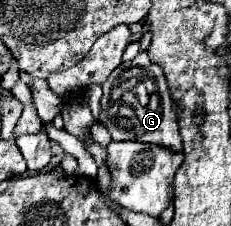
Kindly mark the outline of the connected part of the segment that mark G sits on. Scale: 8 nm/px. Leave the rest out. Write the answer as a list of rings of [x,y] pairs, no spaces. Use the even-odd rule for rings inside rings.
[[[140,52],[132,62],[120,64],[108,80],[102,84],[102,100],[100,100],[100,116],[98,122],[112,134],[112,140],[136,140],[158,144],[170,148],[172,152],[182,152],[182,138],[178,128],[178,112],[174,100],[170,96],[164,72],[160,66],[152,64],[146,52]],[[130,92],[136,96],[136,104],[128,106],[124,94]]]

